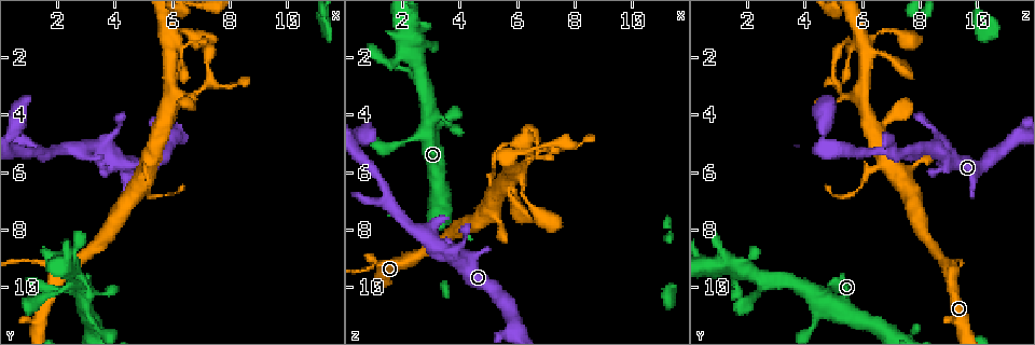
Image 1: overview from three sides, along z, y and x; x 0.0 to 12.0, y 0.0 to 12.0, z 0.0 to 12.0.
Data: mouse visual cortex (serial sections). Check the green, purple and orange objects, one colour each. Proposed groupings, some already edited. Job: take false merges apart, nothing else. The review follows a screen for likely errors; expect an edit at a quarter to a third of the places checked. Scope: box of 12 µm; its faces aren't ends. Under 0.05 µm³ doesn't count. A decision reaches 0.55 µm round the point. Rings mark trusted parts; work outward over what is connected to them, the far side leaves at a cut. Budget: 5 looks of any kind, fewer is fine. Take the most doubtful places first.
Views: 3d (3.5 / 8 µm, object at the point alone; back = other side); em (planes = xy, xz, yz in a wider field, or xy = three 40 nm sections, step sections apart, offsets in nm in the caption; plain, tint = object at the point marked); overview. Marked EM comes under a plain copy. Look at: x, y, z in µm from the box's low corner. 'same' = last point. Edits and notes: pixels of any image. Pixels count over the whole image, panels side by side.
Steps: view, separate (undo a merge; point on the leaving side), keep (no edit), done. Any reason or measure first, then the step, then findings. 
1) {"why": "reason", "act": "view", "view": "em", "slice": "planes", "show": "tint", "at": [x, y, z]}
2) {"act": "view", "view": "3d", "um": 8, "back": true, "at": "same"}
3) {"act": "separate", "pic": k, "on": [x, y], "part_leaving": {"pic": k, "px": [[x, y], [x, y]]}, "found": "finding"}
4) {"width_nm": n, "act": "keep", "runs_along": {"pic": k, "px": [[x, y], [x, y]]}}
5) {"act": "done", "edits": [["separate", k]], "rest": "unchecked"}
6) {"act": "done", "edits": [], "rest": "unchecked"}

{"why": "abrupt turn", "act": "view", "view": "3d", "um": 3.5, "at": [3.0, 10.9, 5.1]}

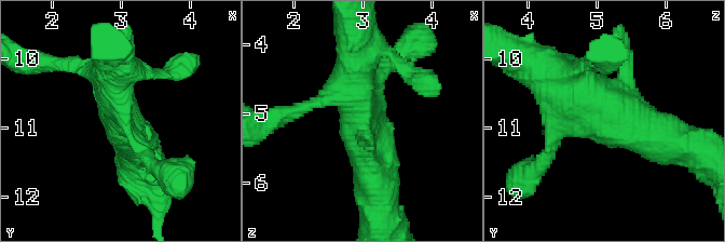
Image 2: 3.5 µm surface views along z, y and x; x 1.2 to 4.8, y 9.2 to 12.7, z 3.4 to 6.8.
{"act": "view", "view": "em", "slice": "xy", "step": 1, "show": "tint", "at": "same"}

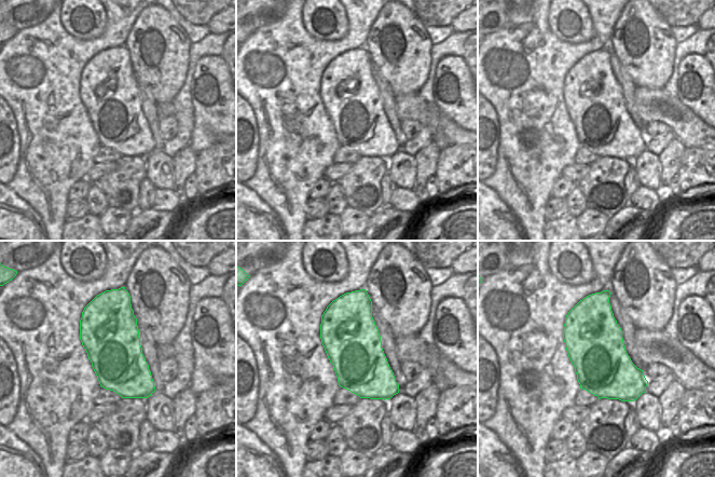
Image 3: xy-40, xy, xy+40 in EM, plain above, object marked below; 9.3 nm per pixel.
{"act": "keep", "runs_along": {"pic": 2, "px": [[623, 66], [596, 112], [665, 142]]}, "found": "all the same cell"}

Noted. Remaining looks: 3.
{"why": "small branch off a trunk", "act": "view", "view": "3d", "um": 3.5, "at": [5.1, 5.7, 6.6]}

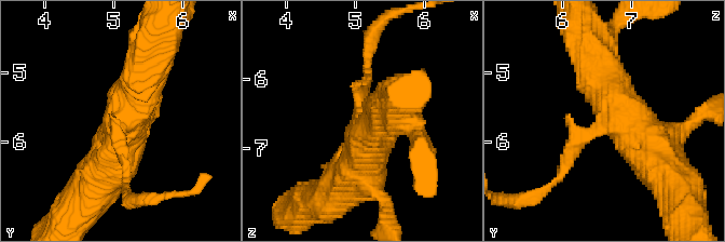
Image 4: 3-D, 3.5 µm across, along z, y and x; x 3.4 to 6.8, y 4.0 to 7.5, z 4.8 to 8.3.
{"act": "view", "view": "em", "slice": "xy", "step": 1, "show": "tint", "at": [5.10, 5.75, 6.60]}

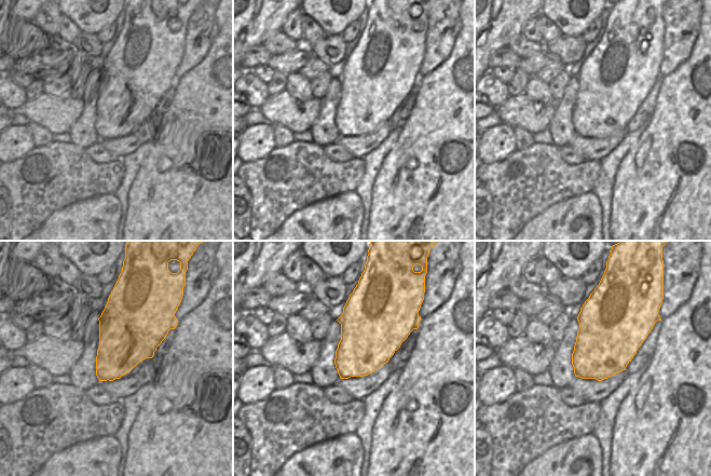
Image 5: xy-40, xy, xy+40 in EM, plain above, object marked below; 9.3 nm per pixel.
{"arm_widths_nm": [250, 500, 700], "act": "separate", "pic": 4, "on": [566, 163], "found": "a second cell is stuck on"}

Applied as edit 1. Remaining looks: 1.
{"act": "done", "edits": [["separate", 4]], "rest": "unchecked"}

